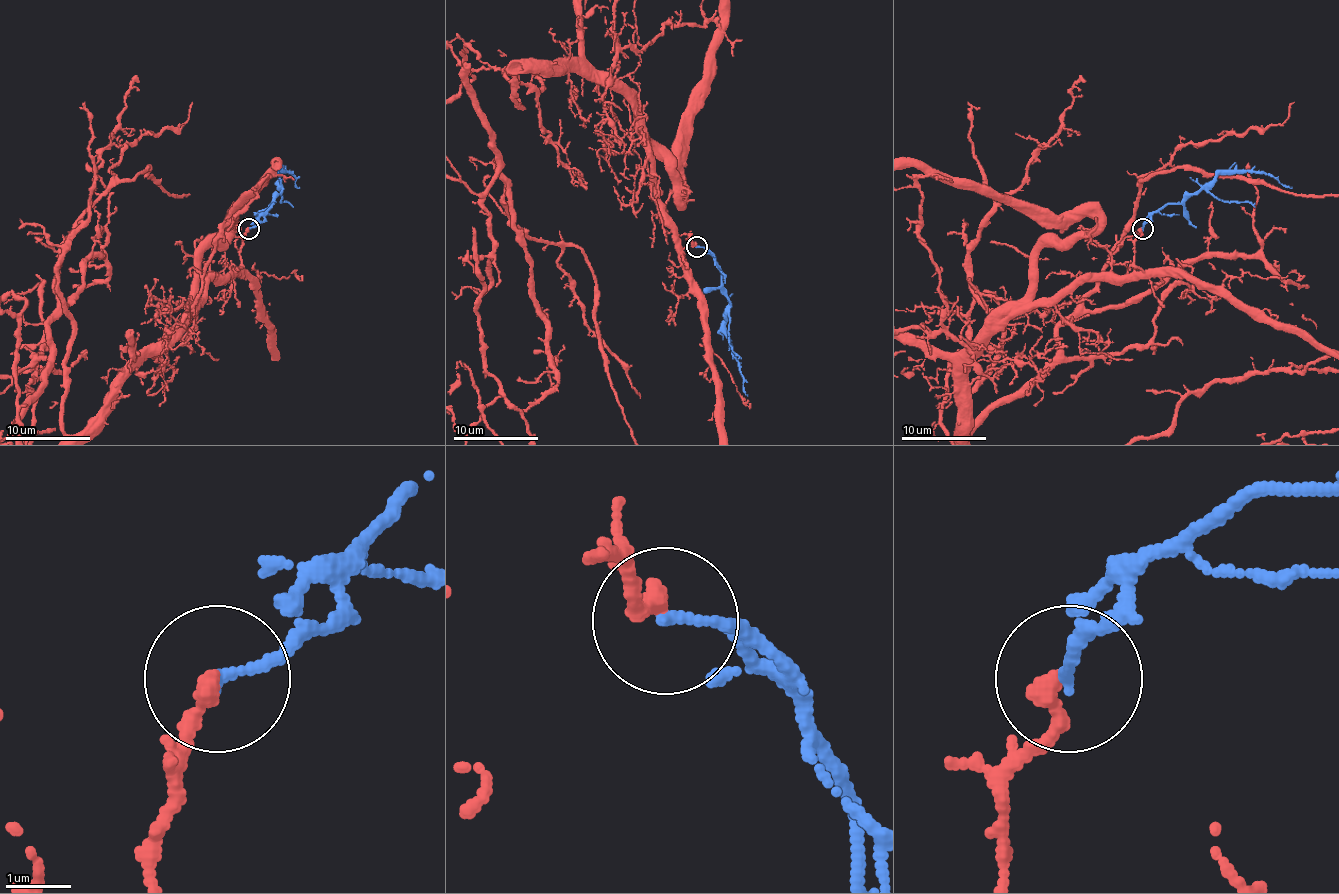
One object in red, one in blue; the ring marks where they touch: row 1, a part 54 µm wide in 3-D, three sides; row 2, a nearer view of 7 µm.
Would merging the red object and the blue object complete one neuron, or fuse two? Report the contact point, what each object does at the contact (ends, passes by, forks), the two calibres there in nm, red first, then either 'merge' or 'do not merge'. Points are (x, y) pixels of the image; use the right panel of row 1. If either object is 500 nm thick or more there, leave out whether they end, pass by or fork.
place (1143, 228); red ends; blue ends; calibres 300 and 160 nm; merge

